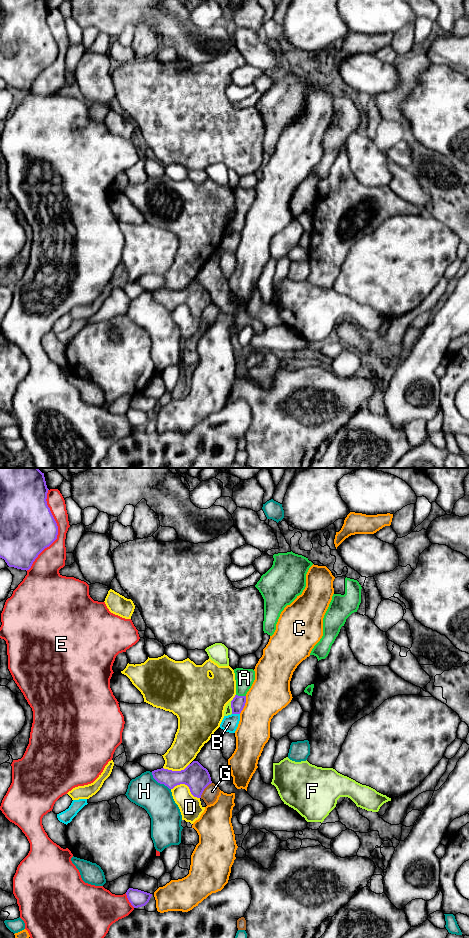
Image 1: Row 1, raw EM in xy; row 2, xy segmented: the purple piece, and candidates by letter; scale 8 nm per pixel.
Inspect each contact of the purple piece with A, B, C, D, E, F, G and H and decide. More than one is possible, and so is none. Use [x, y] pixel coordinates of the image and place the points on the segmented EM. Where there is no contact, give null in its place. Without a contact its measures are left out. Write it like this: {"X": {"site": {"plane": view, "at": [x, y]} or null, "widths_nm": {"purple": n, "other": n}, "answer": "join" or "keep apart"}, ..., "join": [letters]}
{"A": {"site": {"plane": "xy", "at": [241, 696]}, "widths_nm": {"purple": 110, "other": 150}, "answer": "join"}, "B": {"site": {"plane": "xy", "at": [236, 713]}, "widths_nm": {"purple": 110, "other": 130}, "answer": "keep apart"}, "C": {"site": {"plane": "xy", "at": [244, 705]}, "widths_nm": {"purple": 110, "other": 320}, "answer": "keep apart"}, "D": {"site": {"plane": "xy", "at": [187, 785]}, "widths_nm": {"purple": 200, "other": 180}, "answer": "keep apart"}, "E": {"site": {"plane": "xy", "at": [57, 531]}, "widths_nm": {"purple": 440, "other": 200}, "answer": "keep apart"}, "F": {"site": {"plane": "xy", "at": [231, 707]}, "widths_nm": {"purple": 110, "other": 60}, "answer": "keep apart"}, "G": {"site": {"plane": "xy", "at": [203, 790]}, "widths_nm": {"purple": 200, "other": 120}, "answer": "keep apart"}, "H": {"site": {"plane": "xy", "at": [159, 782]}, "widths_nm": {"purple": 150, "other": 240}, "answer": "keep apart"}, "join": ["A"]}

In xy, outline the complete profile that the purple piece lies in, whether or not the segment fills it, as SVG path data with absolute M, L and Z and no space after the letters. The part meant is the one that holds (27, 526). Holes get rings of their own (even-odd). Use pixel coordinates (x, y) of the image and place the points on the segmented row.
M0 468L0 558L9 567L29 570L38 555L57 539L58 526L46 501L48 490L44 473L38 468Z

